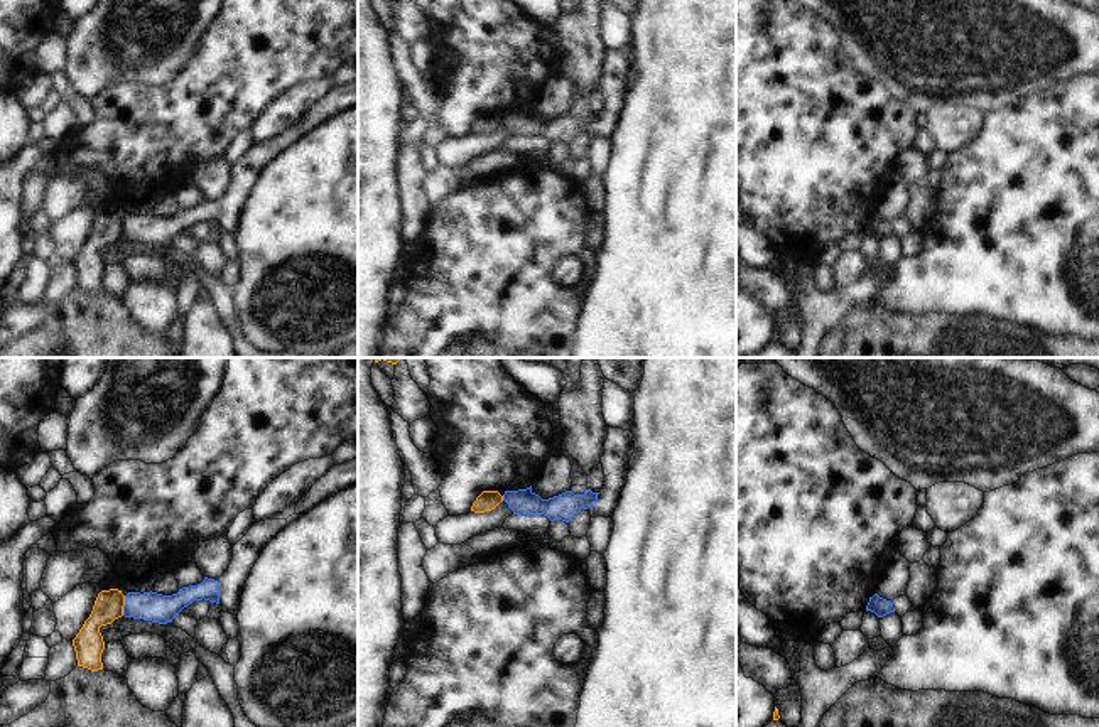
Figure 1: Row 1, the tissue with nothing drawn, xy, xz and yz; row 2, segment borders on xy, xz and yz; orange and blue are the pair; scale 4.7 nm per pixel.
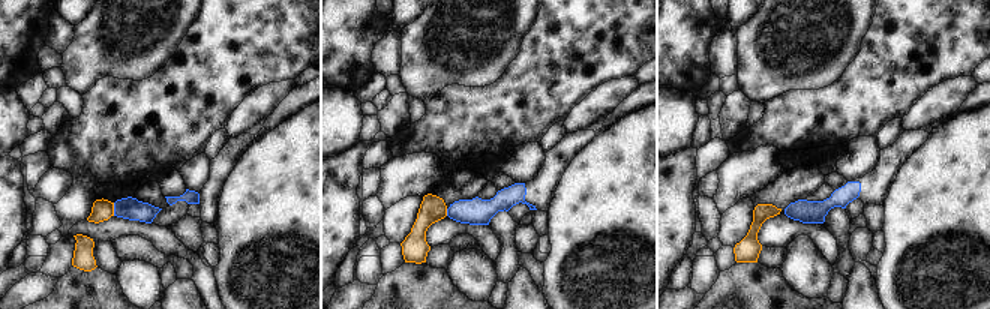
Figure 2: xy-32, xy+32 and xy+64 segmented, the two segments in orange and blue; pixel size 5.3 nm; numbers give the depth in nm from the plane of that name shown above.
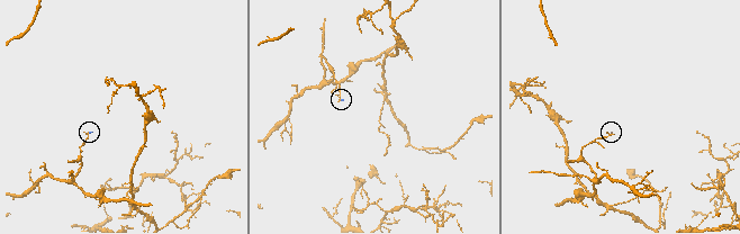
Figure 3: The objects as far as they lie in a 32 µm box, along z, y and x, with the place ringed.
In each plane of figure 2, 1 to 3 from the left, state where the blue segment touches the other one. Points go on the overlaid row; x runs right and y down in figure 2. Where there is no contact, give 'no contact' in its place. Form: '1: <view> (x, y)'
1: xy-32 (113, 209)
2: xy+32 (446, 212)
3: no contact

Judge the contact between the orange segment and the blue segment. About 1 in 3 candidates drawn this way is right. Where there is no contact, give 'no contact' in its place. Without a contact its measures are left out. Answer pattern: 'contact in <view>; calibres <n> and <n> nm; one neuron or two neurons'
contact in xy; calibres 140 and 140 nm; two neurons

